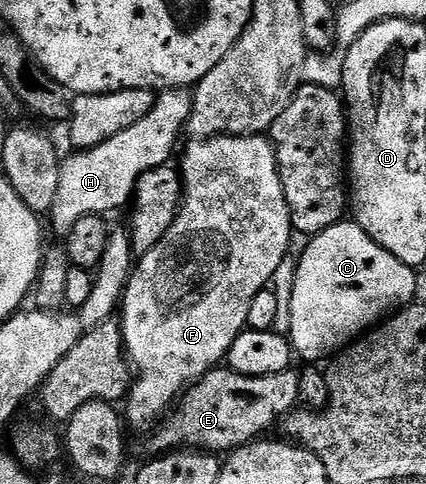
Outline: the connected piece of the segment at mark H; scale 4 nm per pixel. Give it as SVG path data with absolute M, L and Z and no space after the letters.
M176 88L162 91L156 97L153 112L149 112L149 116L137 120L137 124L133 124L133 128L129 128L125 132L117 132L115 136L97 144L92 150L75 150L68 158L66 155L59 163L57 200L53 200L53 208L49 215L51 226L59 233L59 236L66 236L73 228L73 224L77 224L77 220L81 220L81 216L90 214L107 216L110 215L110 210L119 210L122 206L124 209L134 195L139 177L153 168L168 165L172 161L171 153L174 152L179 137L184 137L192 108L193 94L190 89Z

